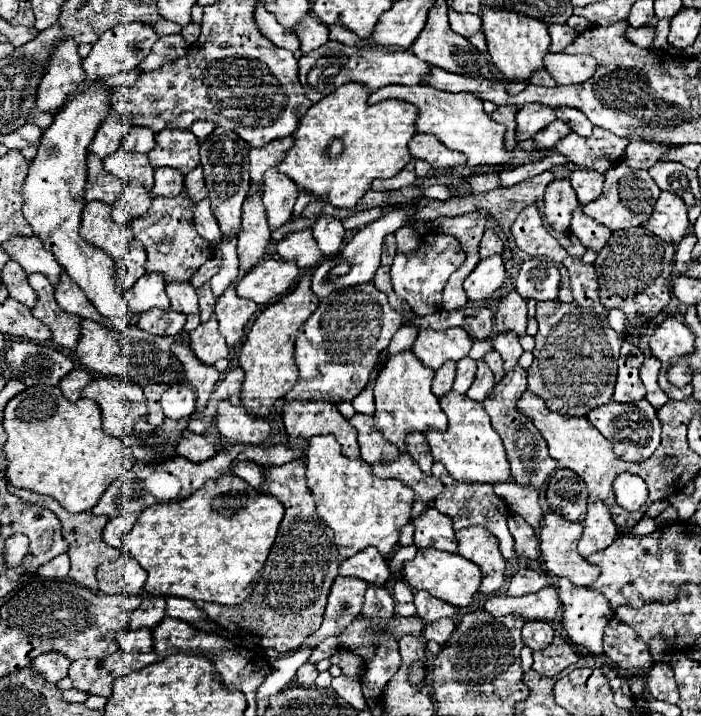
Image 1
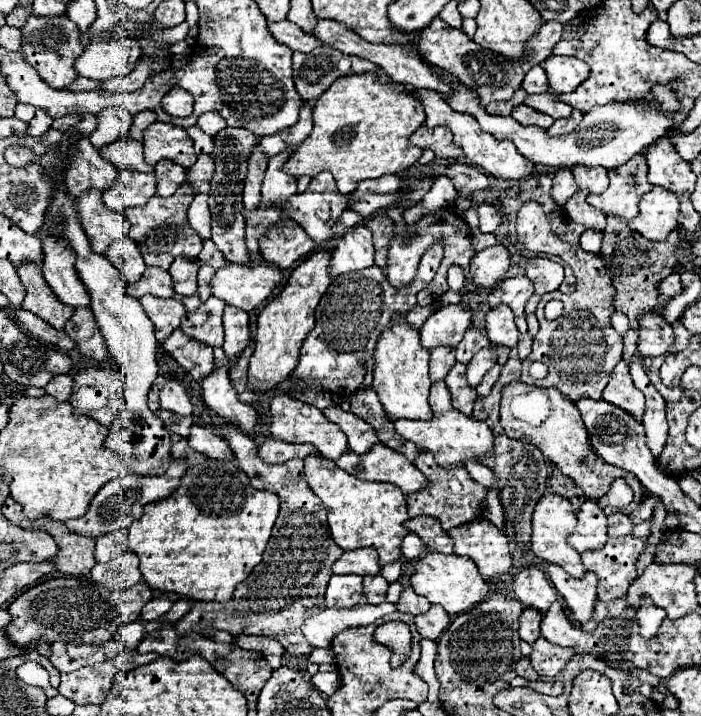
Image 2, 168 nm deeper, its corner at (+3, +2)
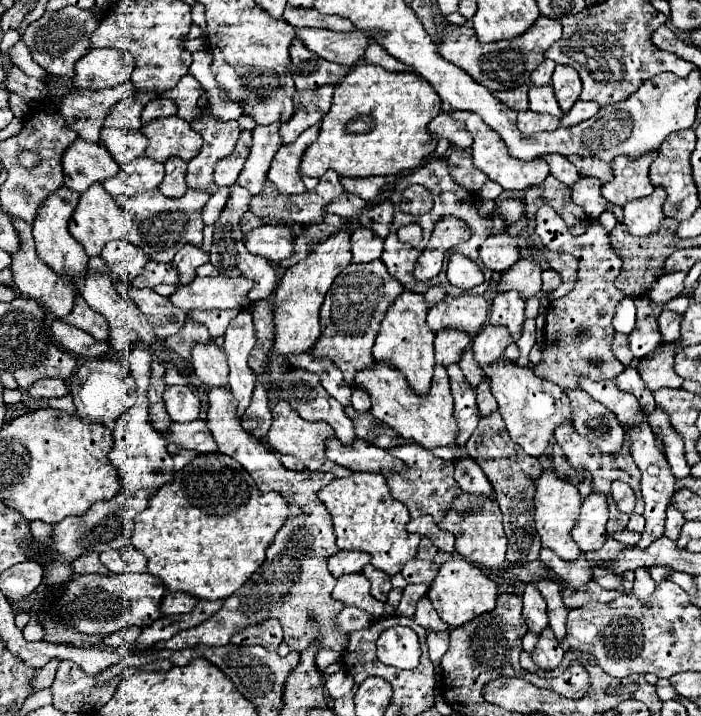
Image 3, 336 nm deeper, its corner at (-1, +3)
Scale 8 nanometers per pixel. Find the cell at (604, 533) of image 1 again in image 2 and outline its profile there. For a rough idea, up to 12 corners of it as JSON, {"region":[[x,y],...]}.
{"region":[[594,500],[578,512],[568,544],[580,554],[600,550],[606,514]]}

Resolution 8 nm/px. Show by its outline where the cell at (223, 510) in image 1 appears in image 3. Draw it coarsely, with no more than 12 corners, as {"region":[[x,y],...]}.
{"region":[[222,453],[174,473],[188,509],[146,509],[134,547],[168,591],[226,599],[284,525]]}

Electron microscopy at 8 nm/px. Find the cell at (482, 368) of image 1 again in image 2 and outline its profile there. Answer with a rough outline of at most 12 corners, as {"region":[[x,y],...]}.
{"region":[[482,348],[468,362],[466,372],[470,386],[482,382],[496,364],[496,352]]}

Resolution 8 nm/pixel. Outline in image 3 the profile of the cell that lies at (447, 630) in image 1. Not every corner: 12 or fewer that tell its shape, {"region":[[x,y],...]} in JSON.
{"region":[[428,597],[418,601],[414,619],[424,629],[446,631]]}

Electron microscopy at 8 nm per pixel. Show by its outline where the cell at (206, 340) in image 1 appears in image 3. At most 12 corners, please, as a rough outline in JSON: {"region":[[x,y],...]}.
{"region":[[240,309],[190,311],[190,319],[206,325],[212,339],[224,335]]}

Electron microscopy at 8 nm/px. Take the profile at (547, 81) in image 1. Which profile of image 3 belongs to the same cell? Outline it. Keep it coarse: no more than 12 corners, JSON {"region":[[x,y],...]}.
{"region":[[544,59],[532,73],[534,85],[548,85],[552,79],[554,61]]}

